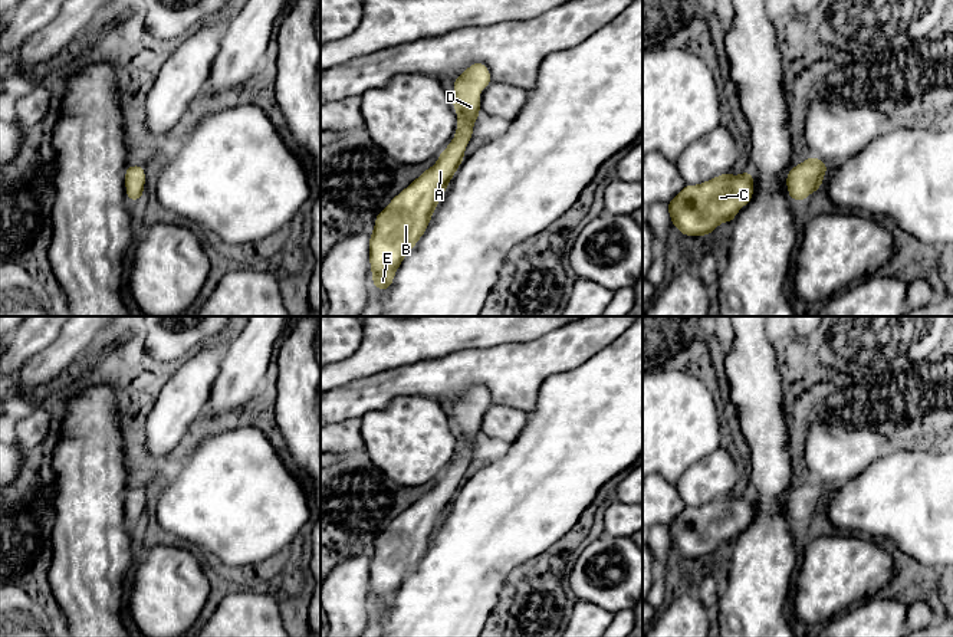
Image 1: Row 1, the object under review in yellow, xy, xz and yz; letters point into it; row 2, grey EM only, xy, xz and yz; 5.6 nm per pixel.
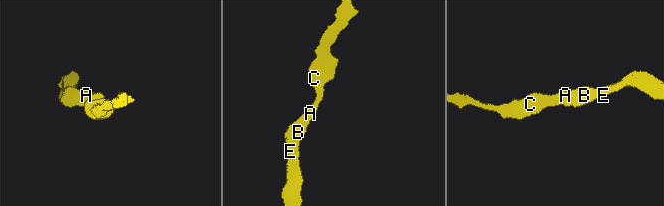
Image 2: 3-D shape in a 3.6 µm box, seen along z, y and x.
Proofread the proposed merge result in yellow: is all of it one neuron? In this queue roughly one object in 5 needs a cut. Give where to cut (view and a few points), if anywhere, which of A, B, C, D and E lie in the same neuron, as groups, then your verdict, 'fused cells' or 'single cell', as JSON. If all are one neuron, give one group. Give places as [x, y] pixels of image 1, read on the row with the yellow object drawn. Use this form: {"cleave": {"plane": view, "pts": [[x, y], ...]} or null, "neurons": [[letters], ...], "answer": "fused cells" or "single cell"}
{"cleave": null, "neurons": [["A", "B", "C", "D", "E"]], "answer": "single cell"}

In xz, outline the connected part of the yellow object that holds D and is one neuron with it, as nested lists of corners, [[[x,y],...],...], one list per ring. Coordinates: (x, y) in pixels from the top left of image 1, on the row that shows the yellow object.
[[[482,62],[470,65],[453,81],[451,102],[457,112],[453,141],[431,168],[423,171],[377,214],[369,236],[374,289],[388,292],[401,262],[427,230],[438,200],[463,162],[464,150],[473,137],[473,125],[480,114],[479,92],[490,83],[489,68]]]

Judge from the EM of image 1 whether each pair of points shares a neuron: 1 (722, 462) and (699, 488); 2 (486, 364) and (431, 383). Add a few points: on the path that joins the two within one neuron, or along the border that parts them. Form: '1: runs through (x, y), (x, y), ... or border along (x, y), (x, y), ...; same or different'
1: runs through (719, 468), (705, 482); same
2: runs through (473, 367), (463, 368), (444, 378); same

